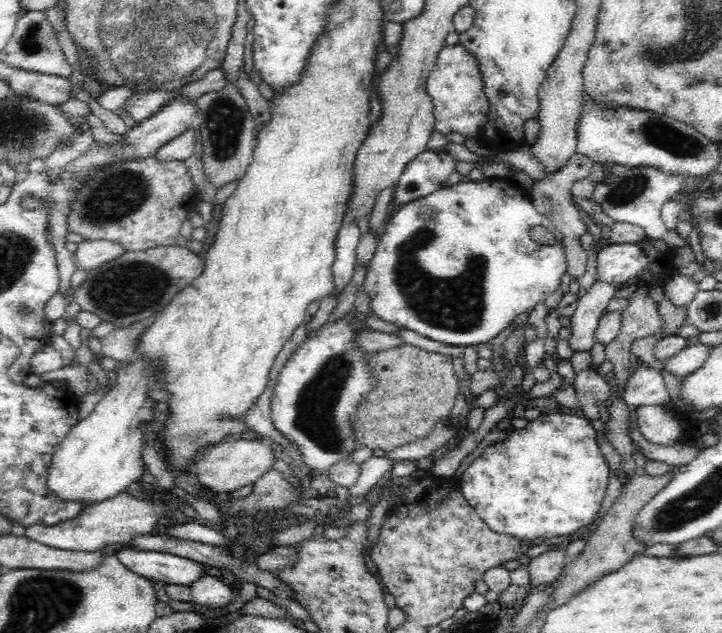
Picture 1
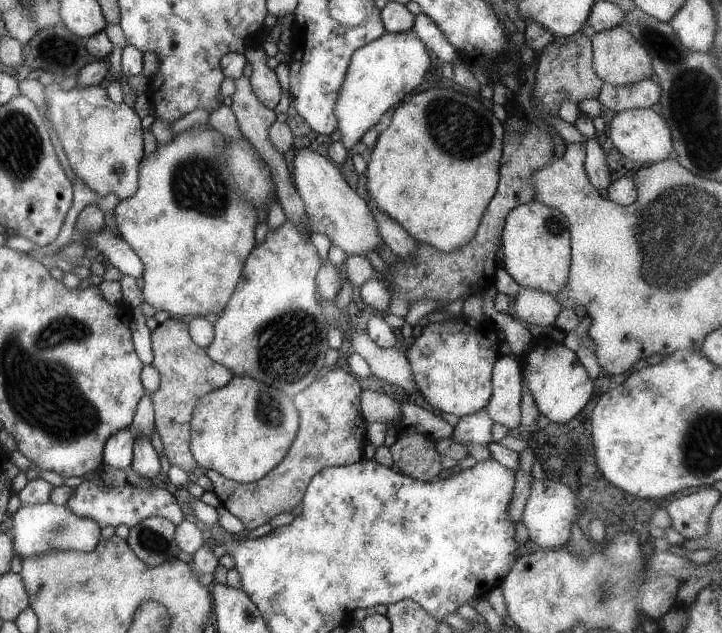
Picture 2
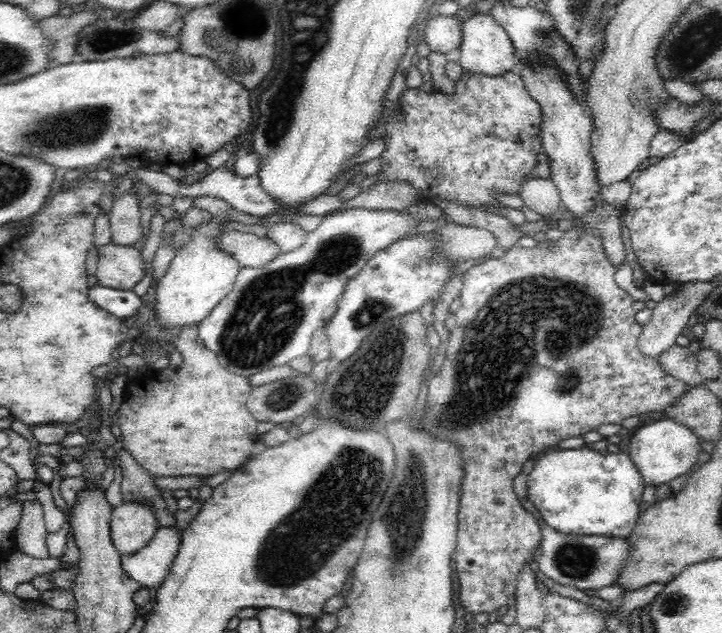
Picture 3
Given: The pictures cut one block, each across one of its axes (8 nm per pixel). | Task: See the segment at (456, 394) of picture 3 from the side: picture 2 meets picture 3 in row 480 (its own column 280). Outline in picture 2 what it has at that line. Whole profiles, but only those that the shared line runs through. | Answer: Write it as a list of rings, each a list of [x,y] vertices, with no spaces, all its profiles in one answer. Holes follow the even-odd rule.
[[[328,368],[324,370],[309,386],[293,396],[292,401],[295,402],[295,408],[298,412],[297,434],[279,464],[268,470],[267,474],[264,474],[259,480],[250,483],[229,480],[211,469],[203,471],[211,481],[212,492],[220,500],[221,506],[237,517],[242,522],[244,529],[251,531],[257,526],[269,522],[273,516],[280,512],[293,512],[300,504],[310,478],[320,470],[337,465],[350,465],[363,458],[366,425],[364,425],[360,411],[361,391],[359,380],[351,373],[341,369]]]

